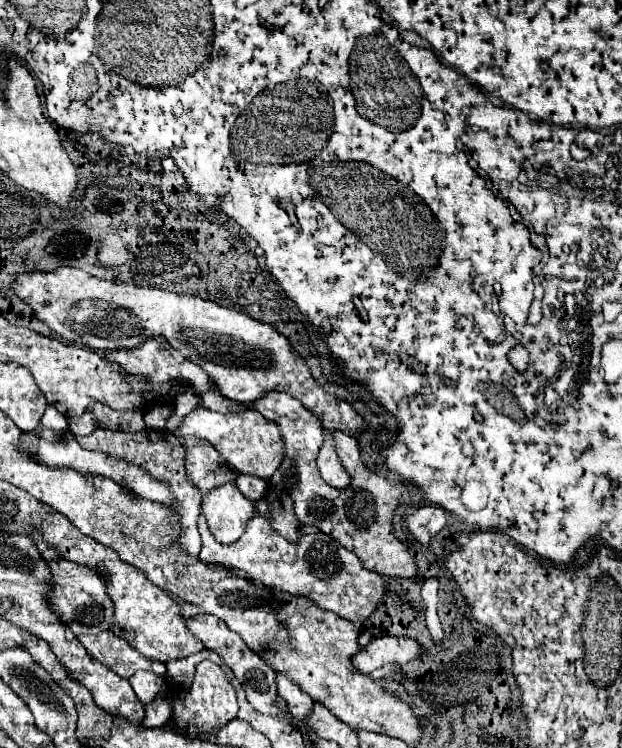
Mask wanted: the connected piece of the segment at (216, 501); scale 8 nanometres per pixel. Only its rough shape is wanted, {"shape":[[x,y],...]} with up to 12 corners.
{"shape":[[226,483],[202,501],[218,543],[244,533],[256,505]]}

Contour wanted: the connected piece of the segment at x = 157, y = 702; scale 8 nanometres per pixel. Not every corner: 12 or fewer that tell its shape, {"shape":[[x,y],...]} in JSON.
{"shape":[[162,691],[146,705],[140,727],[164,727],[172,701]]}

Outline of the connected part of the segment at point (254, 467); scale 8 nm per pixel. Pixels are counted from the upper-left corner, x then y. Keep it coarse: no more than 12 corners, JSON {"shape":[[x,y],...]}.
{"shape":[[194,409],[176,435],[208,439],[240,473],[270,479],[280,429],[248,409]]}

